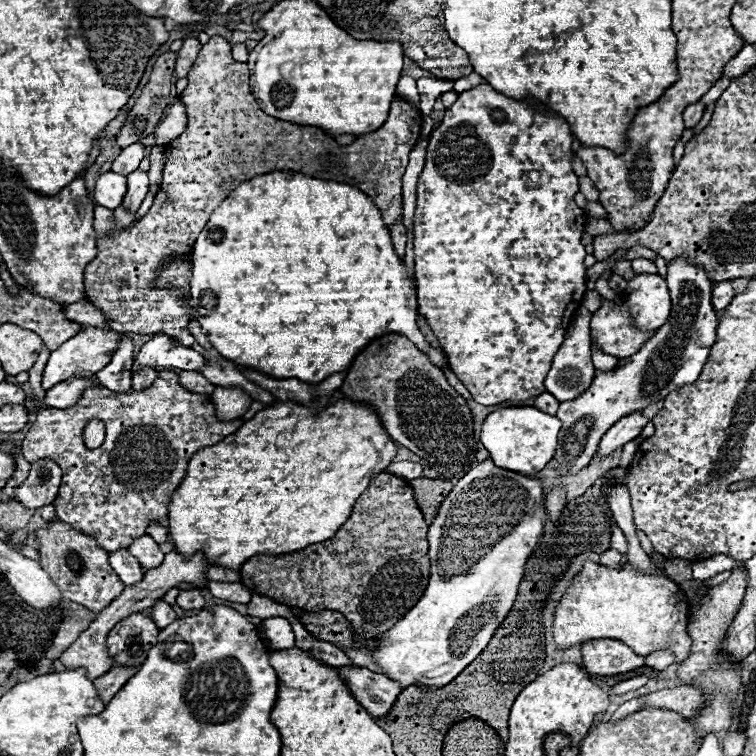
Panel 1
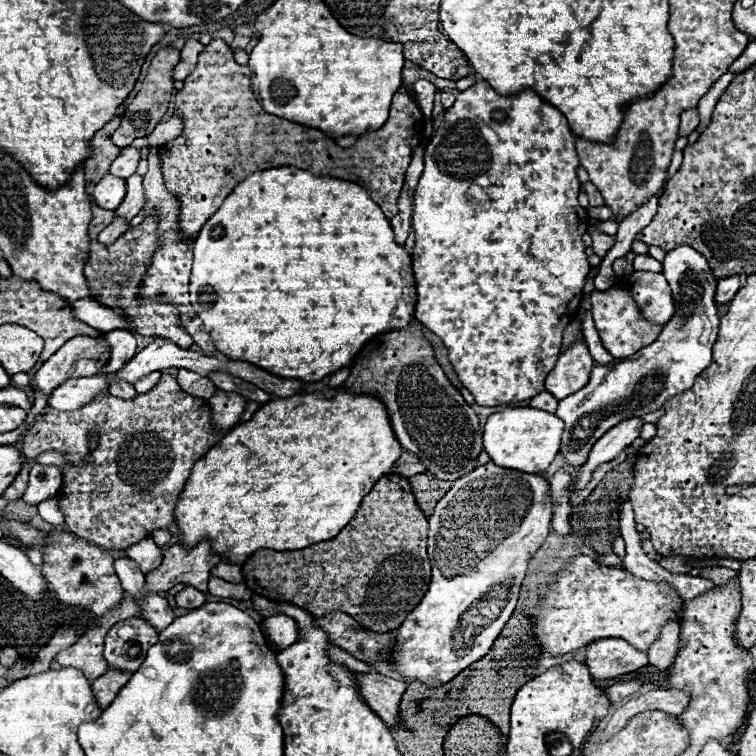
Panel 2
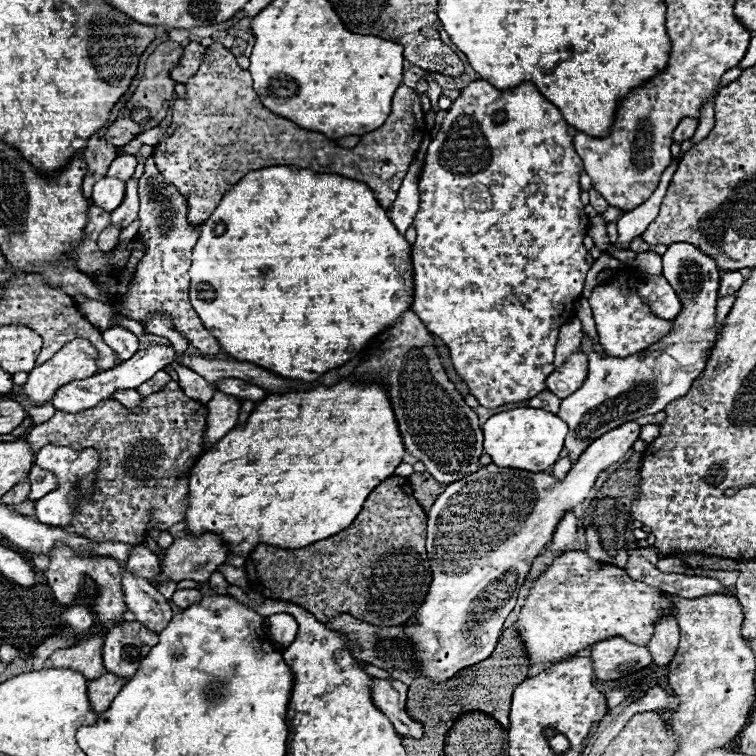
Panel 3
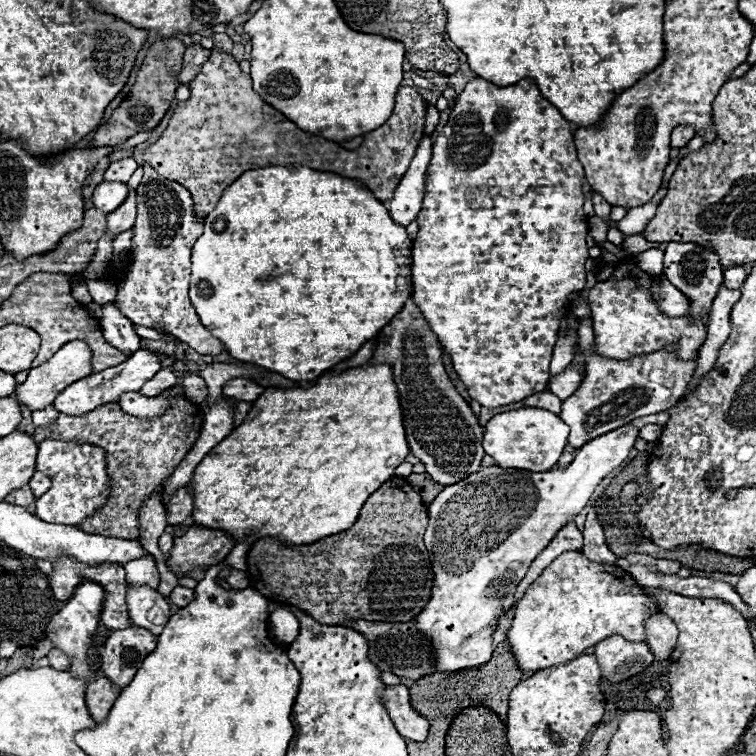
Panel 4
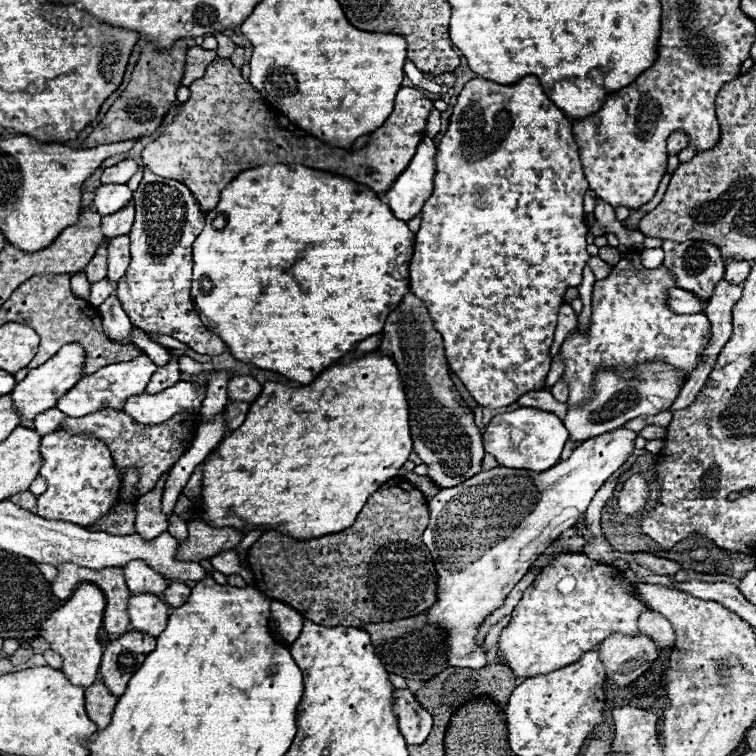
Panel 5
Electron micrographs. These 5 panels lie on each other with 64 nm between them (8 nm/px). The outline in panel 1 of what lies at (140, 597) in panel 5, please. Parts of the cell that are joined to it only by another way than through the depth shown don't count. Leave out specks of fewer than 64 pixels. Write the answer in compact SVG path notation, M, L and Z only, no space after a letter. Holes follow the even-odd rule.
M124 548L118 552L110 552L110 566L116 570L116 574L120 576L120 580L126 586L138 584L144 576L142 566L138 564L138 560L134 560L134 556L130 556ZM158 600L154 606L152 606L152 620L160 626L160 628L166 628L170 624L174 624L174 620L178 620L174 608L162 600Z

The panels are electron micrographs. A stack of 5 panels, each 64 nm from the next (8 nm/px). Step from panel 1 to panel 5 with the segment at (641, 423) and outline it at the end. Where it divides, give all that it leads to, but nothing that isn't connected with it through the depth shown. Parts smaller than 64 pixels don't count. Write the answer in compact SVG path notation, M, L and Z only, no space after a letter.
M618 428L602 436L584 440L568 460L556 464L544 472L516 470L516 468L492 468L490 472L478 472L470 480L454 486L442 488L430 502L430 524L424 530L424 542L432 552L432 560L438 572L436 602L426 610L426 622L436 624L446 640L446 666L452 668L472 668L478 670L486 664L484 644L480 644L478 628L486 618L498 610L506 596L512 592L514 584L528 572L532 562L568 528L572 528L578 518L586 512L590 500L598 488L614 474L634 452L636 432L628 428Z

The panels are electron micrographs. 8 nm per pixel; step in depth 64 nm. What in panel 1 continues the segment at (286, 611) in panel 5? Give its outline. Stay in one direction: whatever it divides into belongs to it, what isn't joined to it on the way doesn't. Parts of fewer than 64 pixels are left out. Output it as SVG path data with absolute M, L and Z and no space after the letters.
M266 618L260 624L260 636L262 640L266 640L266 646L272 650L294 646L294 632L286 618Z

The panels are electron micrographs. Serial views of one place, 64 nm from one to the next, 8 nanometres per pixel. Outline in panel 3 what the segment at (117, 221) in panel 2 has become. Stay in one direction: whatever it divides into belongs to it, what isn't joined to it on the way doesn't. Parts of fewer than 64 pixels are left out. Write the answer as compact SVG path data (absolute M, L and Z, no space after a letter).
M108 226L108 228L106 228L102 234L100 234L100 238L98 238L98 246L102 248L102 252L104 252L104 250L106 250L106 252L110 252L110 250L116 246L120 232L122 232L122 228Z

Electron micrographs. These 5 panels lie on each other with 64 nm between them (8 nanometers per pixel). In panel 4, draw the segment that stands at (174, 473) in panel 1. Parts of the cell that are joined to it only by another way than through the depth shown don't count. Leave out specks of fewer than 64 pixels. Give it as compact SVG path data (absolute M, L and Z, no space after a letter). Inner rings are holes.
M174 400L174 404L170 404L170 412L166 412L166 416L158 416L158 420L138 420L136 416L126 416L126 412L118 408L118 404L102 404L102 408L86 412L86 416L60 414L48 428L36 428L32 438L36 444L46 438L54 438L100 446L106 452L106 472L110 476L112 488L110 500L106 500L102 510L94 512L94 516L88 516L82 524L78 524L78 528L88 534L138 540L140 508L154 492L158 492L160 496L164 494L166 480L196 444L202 420L202 408L198 408L198 404L192 404L190 400ZM186 486L178 488L168 504L164 502L164 508L166 508L166 524L168 526L176 526L176 524L182 524L190 514L192 514L192 496L188 494Z

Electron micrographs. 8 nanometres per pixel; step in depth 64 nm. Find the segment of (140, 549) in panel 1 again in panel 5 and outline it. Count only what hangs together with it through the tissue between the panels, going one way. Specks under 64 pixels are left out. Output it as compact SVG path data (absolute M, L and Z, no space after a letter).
M132 560L130 564L126 564L124 576L130 592L162 594L166 588L164 578L158 572L154 572L150 566L146 566L146 562L142 560Z

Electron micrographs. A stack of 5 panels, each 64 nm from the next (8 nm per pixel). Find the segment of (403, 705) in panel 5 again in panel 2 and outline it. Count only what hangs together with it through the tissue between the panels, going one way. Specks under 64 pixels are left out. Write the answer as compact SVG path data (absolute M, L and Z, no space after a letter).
M354 672L358 682L358 692L374 714L378 714L386 724L398 724L398 704L406 690L406 682L386 678L378 672Z

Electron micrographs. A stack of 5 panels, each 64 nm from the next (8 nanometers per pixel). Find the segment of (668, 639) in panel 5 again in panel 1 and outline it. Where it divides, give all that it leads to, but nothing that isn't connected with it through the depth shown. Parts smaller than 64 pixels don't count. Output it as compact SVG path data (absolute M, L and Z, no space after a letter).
M668 650L652 652L652 654L646 656L646 666L654 668L654 670L658 670L658 672L664 670L664 668L668 668L670 664L674 664L674 656L672 656L672 652L668 652Z

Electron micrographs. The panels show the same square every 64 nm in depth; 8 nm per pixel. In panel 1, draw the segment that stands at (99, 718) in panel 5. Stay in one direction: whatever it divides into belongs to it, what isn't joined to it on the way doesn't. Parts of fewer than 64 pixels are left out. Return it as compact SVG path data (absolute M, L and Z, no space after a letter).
M114 666L112 670L108 670L104 676L94 680L94 686L102 698L104 704L108 704L112 700L112 696L128 682L130 676L134 676L138 672L138 668L124 668L124 666Z

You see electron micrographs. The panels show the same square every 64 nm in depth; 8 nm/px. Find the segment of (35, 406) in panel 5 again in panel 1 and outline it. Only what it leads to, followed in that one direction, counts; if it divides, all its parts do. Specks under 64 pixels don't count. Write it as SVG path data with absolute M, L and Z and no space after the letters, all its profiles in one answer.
M84 328L84 332L78 332L78 336L72 336L70 340L66 340L66 344L62 344L62 348L56 348L44 368L42 374L42 388L48 390L54 384L68 380L68 378L90 378L94 376L100 368L104 368L112 354L118 350L120 346L120 334L114 332L112 328Z

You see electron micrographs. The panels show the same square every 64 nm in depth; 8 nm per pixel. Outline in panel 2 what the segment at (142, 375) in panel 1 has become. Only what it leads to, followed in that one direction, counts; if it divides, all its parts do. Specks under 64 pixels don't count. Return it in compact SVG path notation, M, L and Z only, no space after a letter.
M154 371L149 375L139 379L134 383L134 388L138 394L144 394L151 390L160 380L162 376L161 371Z

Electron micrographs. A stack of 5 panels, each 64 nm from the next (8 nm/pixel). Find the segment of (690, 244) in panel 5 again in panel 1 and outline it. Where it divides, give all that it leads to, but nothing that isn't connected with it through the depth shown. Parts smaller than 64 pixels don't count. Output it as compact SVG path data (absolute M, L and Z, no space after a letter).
M676 258L668 264L666 282L672 296L672 312L668 322L658 328L658 332L634 356L620 362L616 370L596 372L592 386L582 396L560 404L556 418L562 420L562 428L558 432L558 448L552 458L560 478L586 468L594 458L604 432L610 430L610 426L622 416L640 412L648 404L666 398L672 390L692 384L702 372L702 364L706 362L716 340L718 326L718 318L710 302L712 282L706 278L702 268L690 266L686 258Z

